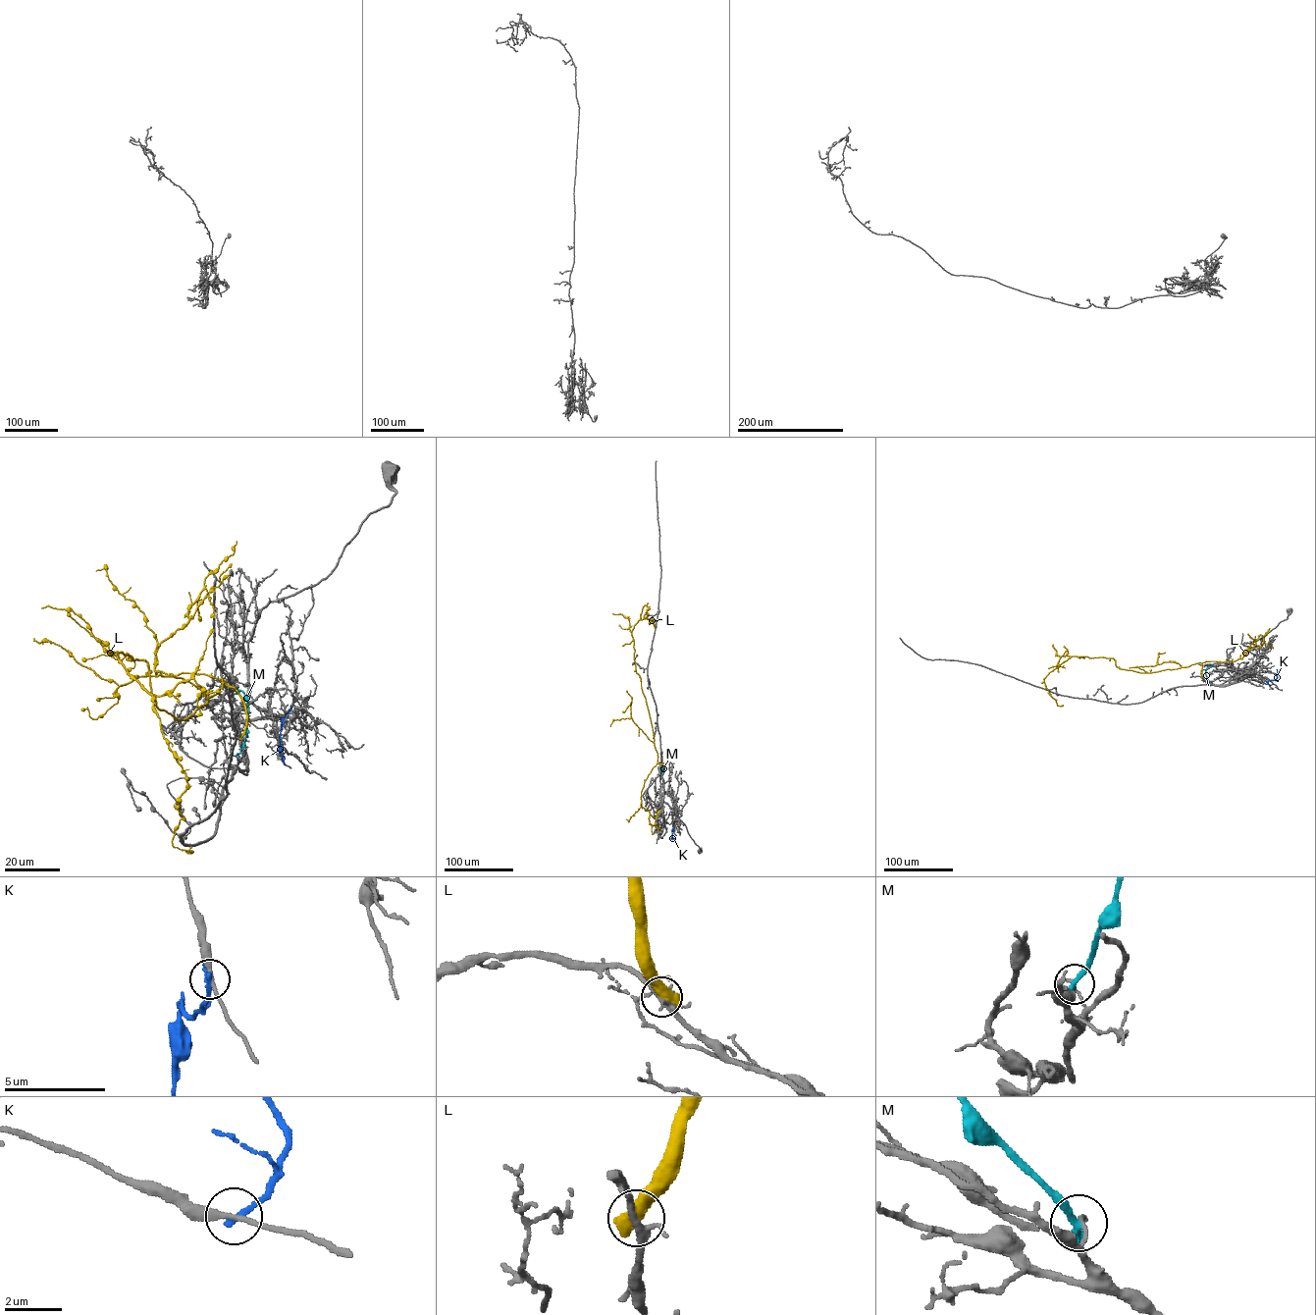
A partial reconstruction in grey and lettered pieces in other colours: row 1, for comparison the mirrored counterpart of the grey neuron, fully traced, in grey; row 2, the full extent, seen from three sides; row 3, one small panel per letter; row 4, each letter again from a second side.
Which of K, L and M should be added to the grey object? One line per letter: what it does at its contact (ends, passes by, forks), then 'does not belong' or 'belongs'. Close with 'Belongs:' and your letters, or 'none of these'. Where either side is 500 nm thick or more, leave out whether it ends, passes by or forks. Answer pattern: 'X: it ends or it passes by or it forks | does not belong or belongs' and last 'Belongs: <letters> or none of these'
K: it ends | does not belong
L: does not belong
M: it ends | does not belong
Belongs: none of these

